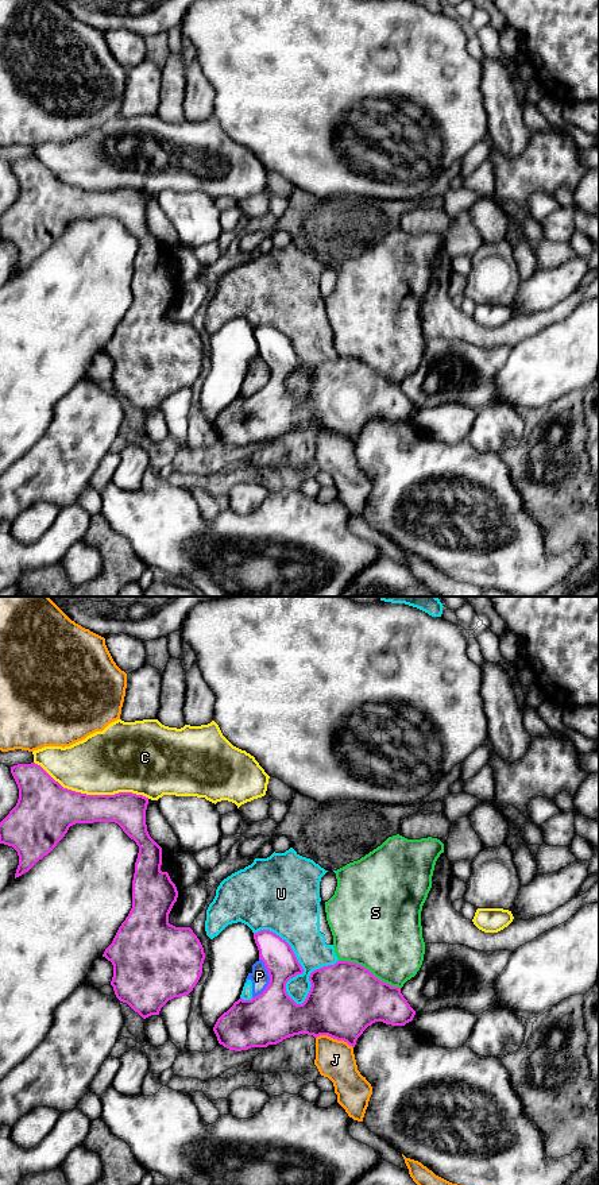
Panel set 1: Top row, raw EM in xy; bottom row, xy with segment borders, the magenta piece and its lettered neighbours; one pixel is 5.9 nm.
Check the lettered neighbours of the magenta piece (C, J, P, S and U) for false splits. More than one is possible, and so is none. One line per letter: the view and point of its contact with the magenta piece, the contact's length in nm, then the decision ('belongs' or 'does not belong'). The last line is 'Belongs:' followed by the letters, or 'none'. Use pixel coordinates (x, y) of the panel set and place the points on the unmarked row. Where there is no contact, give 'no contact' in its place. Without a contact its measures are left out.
C: meets magenta in xy at (92, 190); contact 700 nm long; does not belong
J: meets magenta in xy at (335, 433); contact 240 nm long; does not belong
P: meets magenta in xy at (270, 375); contact 240 nm long; does not belong
S: meets magenta in xy at (368, 366); contact 400 nm long; does not belong
U: meets magenta in xy at (285, 379); contact 550 nm long; does not belong
Belongs: none

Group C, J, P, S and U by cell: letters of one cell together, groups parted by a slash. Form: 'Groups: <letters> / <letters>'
Groups: C / J / P U / S

